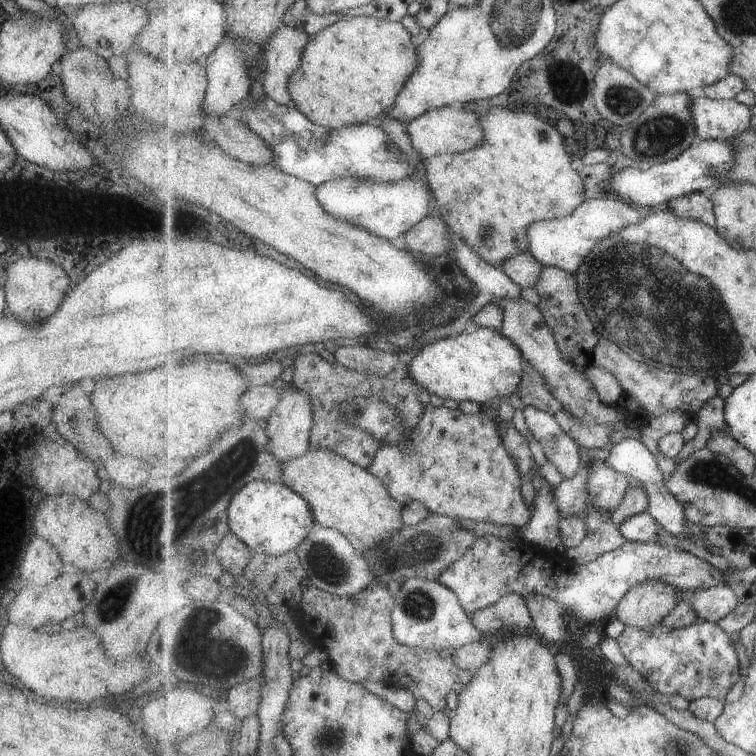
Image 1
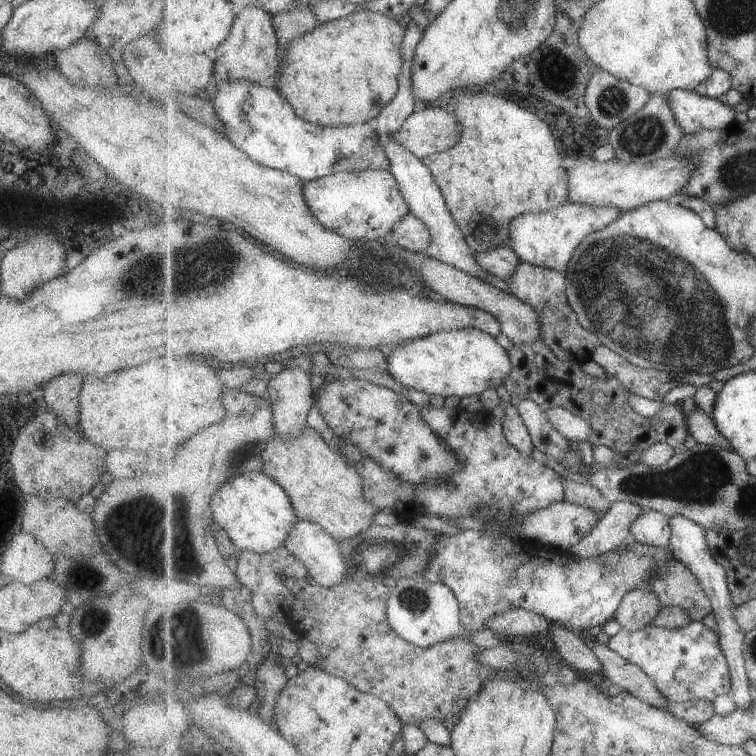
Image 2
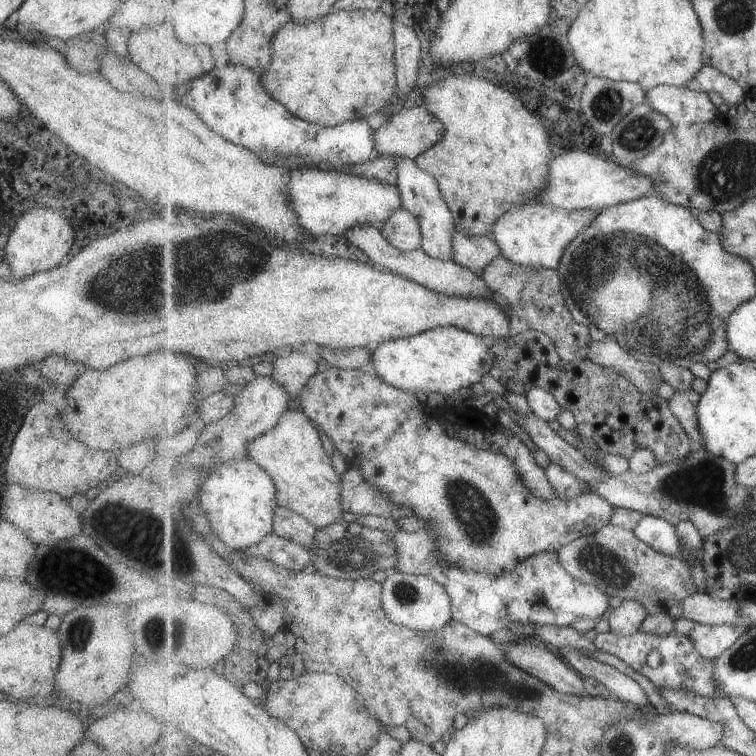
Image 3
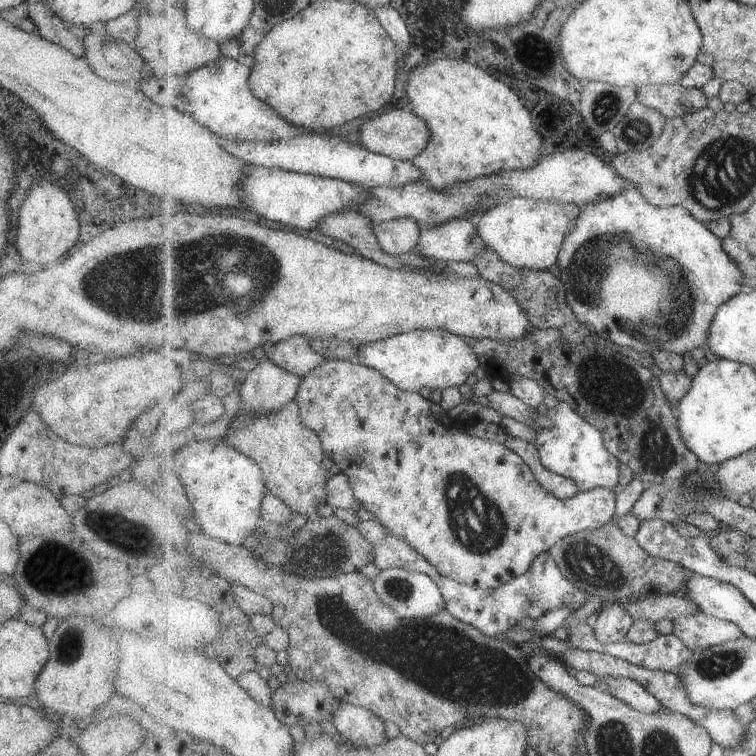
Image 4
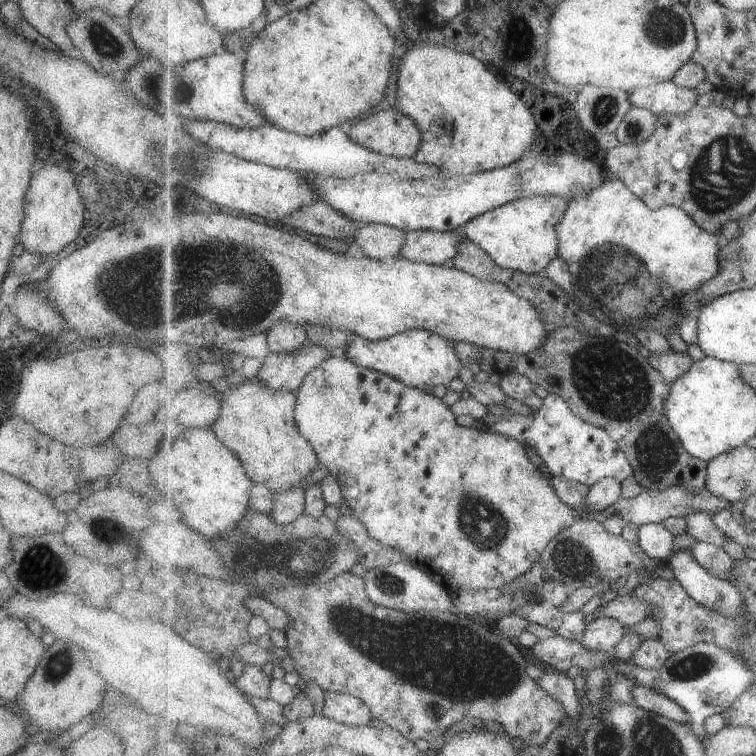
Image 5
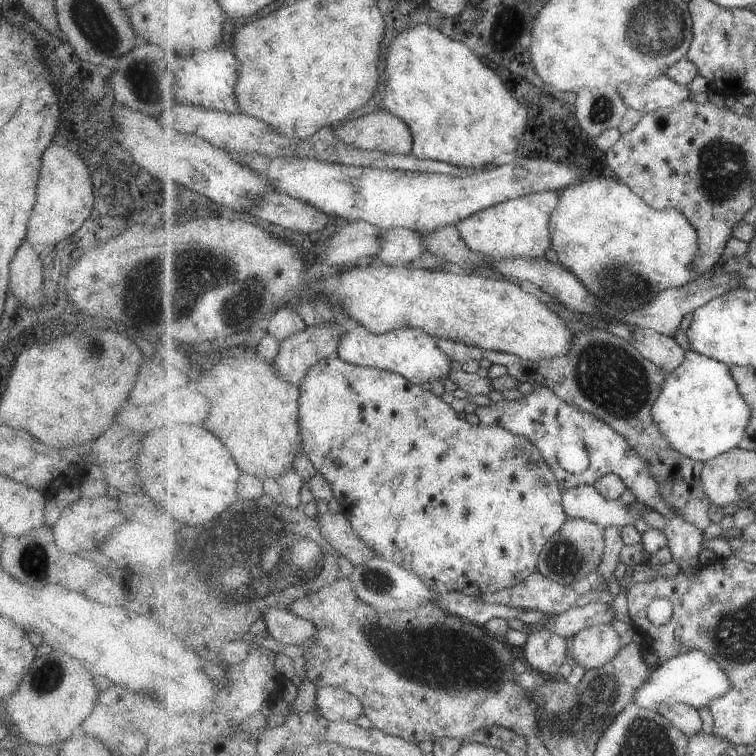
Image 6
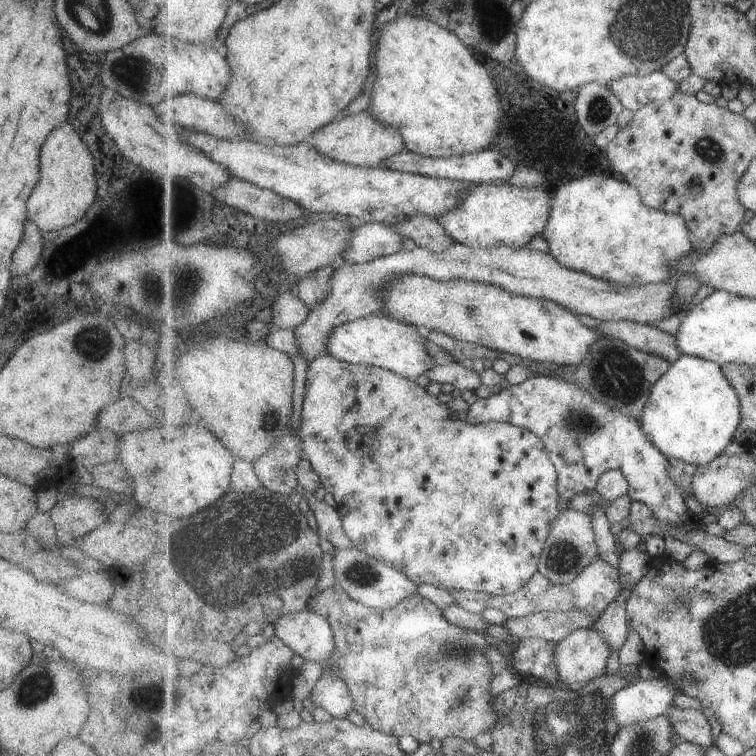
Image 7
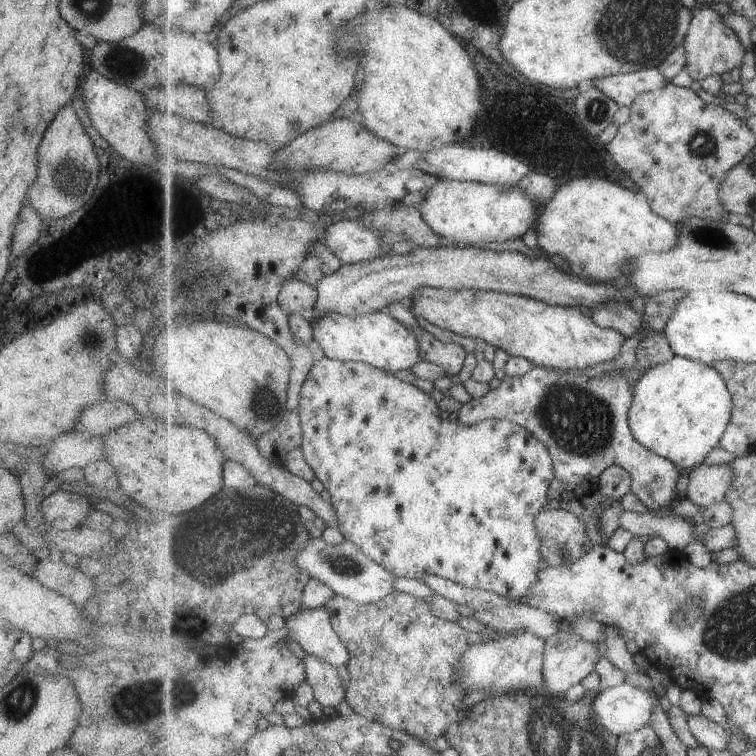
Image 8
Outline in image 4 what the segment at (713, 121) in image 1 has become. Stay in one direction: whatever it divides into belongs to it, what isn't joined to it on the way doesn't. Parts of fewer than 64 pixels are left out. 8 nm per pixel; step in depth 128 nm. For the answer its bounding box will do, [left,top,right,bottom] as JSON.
[637,85,709,119]

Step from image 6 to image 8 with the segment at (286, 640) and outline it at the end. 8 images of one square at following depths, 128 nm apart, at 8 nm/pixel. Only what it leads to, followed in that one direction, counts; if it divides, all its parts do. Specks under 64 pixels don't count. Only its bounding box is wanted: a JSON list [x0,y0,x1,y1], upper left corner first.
[285,608,350,667]

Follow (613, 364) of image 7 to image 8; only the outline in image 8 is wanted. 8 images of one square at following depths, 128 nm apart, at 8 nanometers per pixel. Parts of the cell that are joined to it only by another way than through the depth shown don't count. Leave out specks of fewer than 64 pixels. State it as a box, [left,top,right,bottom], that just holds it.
[621,332,676,392]

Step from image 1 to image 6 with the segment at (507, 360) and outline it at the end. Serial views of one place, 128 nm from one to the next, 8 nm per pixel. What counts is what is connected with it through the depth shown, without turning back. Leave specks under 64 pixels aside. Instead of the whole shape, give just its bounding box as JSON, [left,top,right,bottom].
[337,324,452,385]

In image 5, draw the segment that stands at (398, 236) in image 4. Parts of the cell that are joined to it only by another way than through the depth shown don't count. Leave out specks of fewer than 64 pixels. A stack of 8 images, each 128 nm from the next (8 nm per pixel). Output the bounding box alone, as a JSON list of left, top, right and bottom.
[355,223,407,259]

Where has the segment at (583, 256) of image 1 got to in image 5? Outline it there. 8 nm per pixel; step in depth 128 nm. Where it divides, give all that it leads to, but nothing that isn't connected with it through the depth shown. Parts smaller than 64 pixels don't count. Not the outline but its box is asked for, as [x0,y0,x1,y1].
[463,195,570,274]

